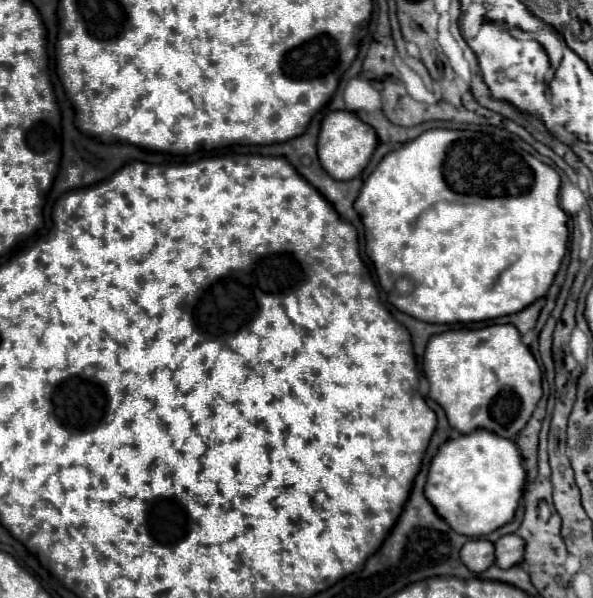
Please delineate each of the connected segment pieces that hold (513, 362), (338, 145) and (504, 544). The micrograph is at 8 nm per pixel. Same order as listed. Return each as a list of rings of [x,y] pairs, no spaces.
[[[513,324],[447,330],[429,338],[423,372],[429,380],[429,398],[447,414],[449,426],[461,434],[487,430],[515,440],[529,422],[543,390],[541,370]]]
[[[337,110],[327,114],[325,120],[321,122],[321,130],[317,138],[317,154],[323,170],[335,180],[351,180],[359,176],[367,166],[375,146],[377,146],[375,130],[369,124],[361,122],[353,112]]]
[[[517,534],[501,536],[495,542],[495,564],[499,568],[511,568],[521,562],[523,556],[523,540]]]

